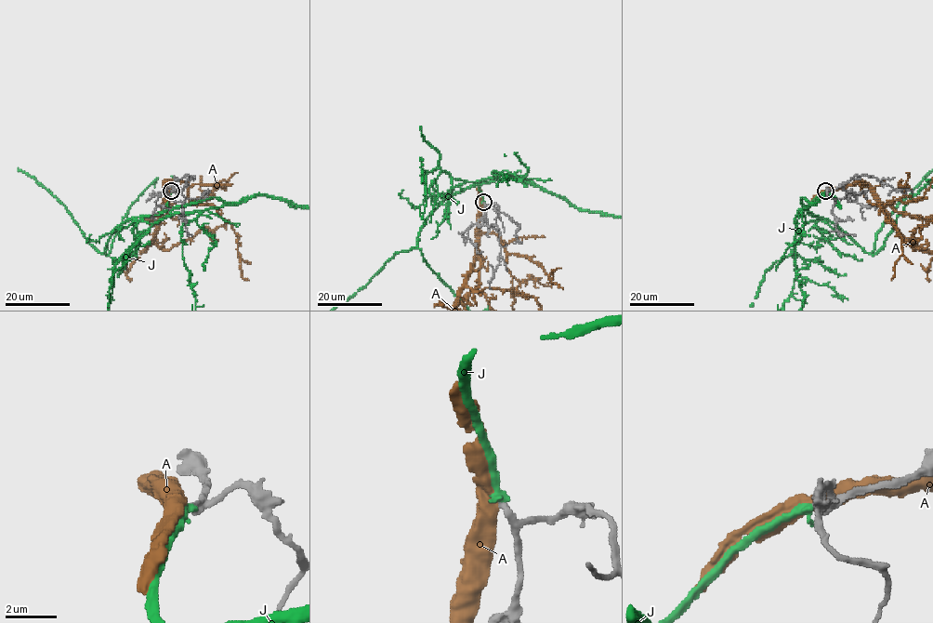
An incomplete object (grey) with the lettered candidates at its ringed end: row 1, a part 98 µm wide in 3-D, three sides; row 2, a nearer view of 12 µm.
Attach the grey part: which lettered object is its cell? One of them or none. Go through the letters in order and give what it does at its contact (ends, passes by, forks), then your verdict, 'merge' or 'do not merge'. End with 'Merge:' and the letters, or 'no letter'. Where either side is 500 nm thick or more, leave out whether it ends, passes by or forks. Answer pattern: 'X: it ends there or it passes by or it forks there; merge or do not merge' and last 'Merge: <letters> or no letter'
A: do not merge
J: it ends there; merge
Merge: J

